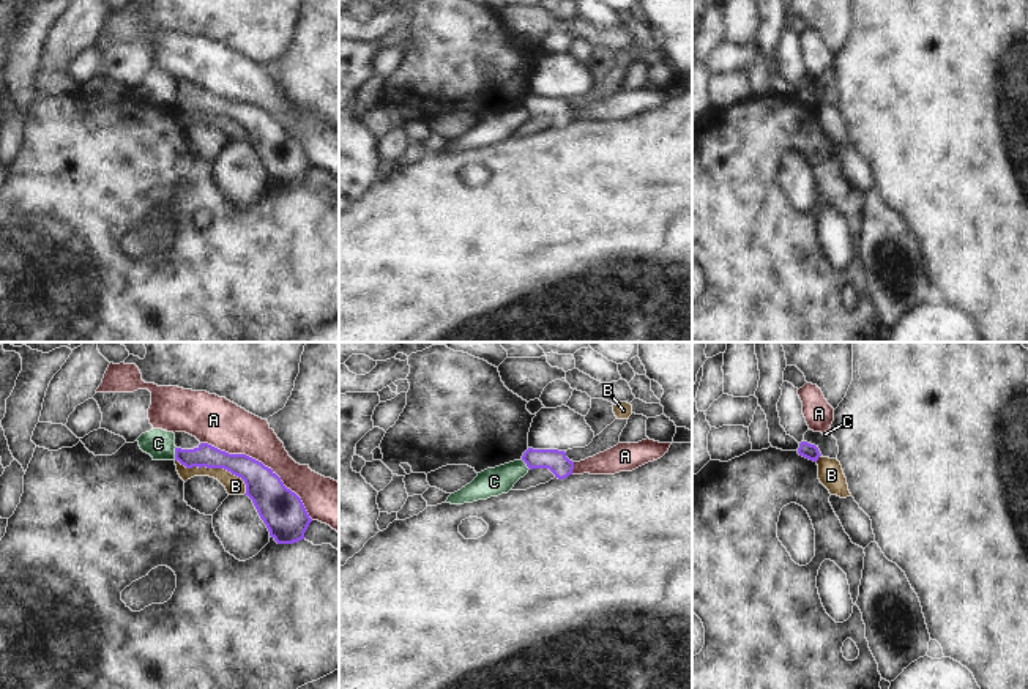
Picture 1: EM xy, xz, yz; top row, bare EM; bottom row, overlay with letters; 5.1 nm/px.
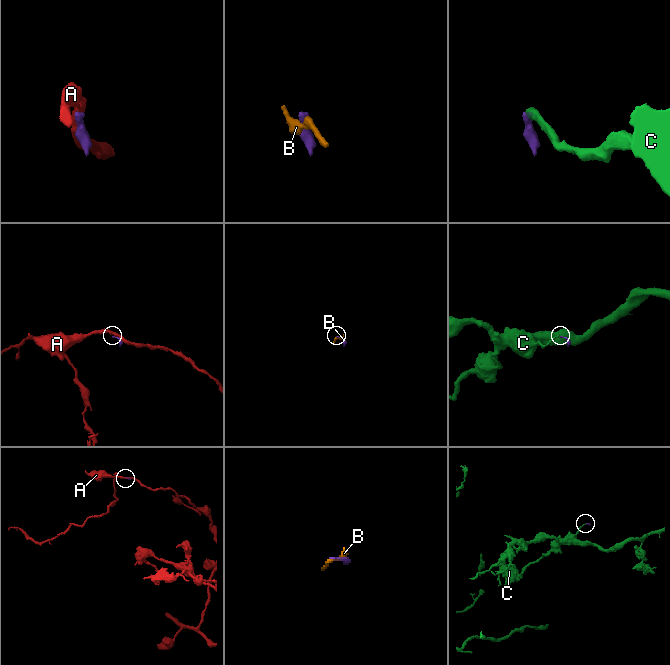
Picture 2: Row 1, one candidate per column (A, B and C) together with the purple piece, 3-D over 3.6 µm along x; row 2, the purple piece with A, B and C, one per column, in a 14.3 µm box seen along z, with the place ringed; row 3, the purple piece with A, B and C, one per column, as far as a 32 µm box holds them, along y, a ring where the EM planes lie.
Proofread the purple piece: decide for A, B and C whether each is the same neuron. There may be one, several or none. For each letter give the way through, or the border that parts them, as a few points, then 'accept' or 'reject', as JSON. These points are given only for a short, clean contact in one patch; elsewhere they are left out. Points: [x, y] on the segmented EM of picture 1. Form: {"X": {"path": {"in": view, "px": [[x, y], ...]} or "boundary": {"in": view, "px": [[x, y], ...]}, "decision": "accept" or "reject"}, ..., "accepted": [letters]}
{"A": {"decision": "reject"}, "B": {"decision": "reject"}, "C": {"boundary": {"in": "xy", "px": [[175, 446], [174, 459]]}, "decision": "reject"}, "accepted": []}

